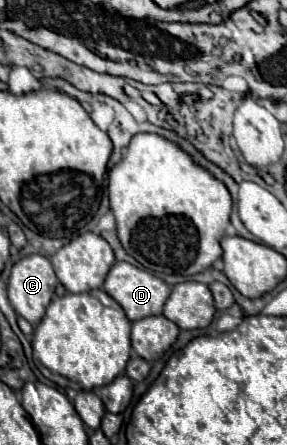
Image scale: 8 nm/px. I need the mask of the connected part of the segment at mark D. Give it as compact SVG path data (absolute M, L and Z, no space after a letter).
M116 262L112 266L102 290L124 308L130 322L160 316L170 296L170 286L160 278L126 262Z

